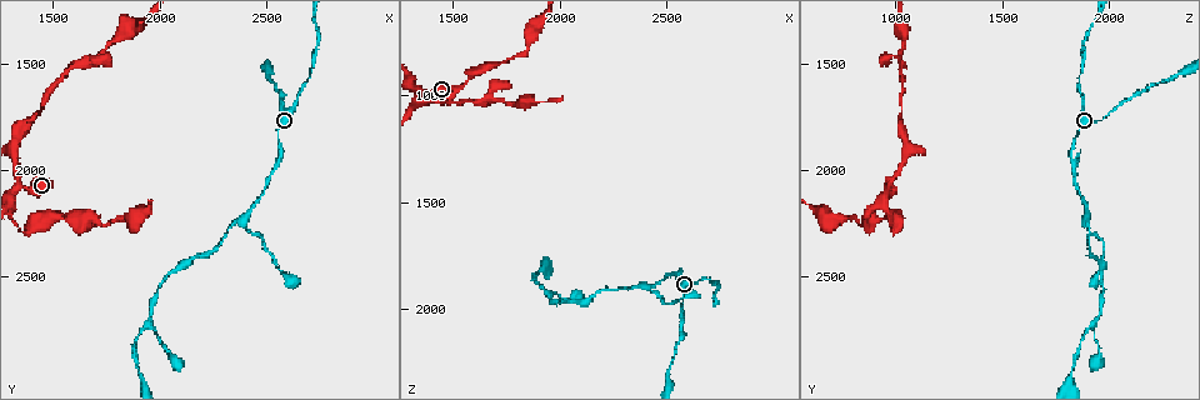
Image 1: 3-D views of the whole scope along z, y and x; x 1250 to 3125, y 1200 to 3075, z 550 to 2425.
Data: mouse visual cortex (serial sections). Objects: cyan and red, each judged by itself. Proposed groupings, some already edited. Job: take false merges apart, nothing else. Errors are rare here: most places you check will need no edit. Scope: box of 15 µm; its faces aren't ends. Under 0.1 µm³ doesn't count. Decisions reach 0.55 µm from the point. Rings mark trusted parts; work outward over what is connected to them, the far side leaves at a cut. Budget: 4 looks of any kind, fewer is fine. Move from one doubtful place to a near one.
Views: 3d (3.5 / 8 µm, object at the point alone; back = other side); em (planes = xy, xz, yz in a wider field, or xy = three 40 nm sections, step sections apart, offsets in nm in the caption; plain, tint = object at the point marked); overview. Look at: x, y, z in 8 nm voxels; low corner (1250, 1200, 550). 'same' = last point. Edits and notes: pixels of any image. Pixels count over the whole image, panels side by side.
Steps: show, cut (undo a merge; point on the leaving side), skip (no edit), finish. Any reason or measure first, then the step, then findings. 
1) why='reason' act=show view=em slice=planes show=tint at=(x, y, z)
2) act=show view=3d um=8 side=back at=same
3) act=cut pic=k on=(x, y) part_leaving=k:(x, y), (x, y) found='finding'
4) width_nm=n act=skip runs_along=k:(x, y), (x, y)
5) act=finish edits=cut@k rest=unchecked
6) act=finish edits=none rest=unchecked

why='arms part here' act=show view=3d um=3.5 at=(2400, 2240, 1890)

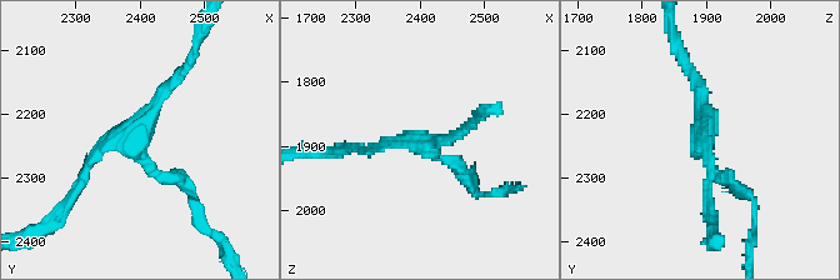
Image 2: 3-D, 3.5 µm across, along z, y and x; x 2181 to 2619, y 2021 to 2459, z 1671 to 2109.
why='now the EM' act=show view=em slice=xy step=3 show=tint at=(2390, 2230, 1895)

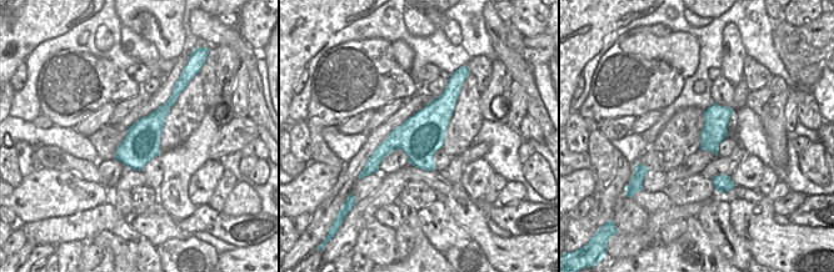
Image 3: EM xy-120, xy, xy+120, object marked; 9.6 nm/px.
act=skip runs_along=2:(689, 68), (708, 114), (708, 186) found='one cell here'

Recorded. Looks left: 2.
why='a fork' act=show view=3d um=3.5 at=(1950, 2720, 1930)

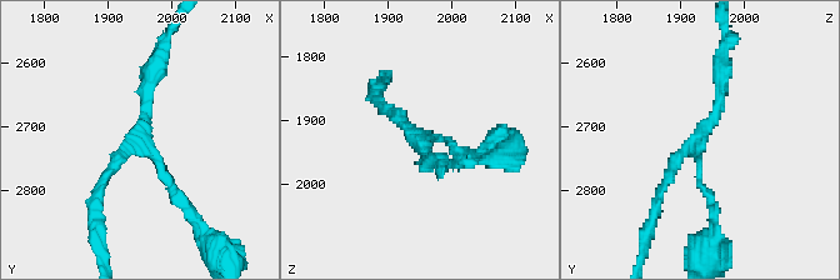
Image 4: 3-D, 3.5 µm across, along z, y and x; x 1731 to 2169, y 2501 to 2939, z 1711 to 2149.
act=show view=em slice=xy step=5 show=tint at=(1945, 2720, 1925)

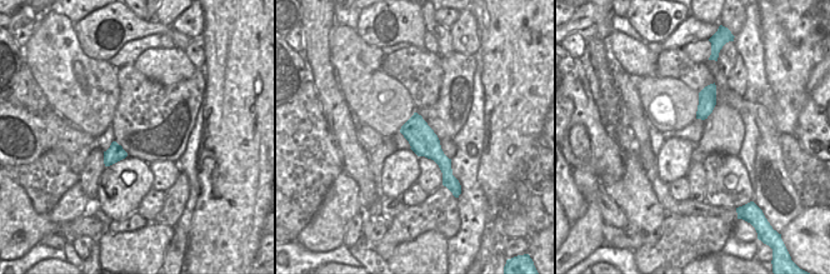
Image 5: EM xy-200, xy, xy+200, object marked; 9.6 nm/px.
act=skip runs_along=4:(720, 64), (718, 114), (660, 198) found='one cell here'

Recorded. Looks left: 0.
act=finish edits=none rest=unchecked

